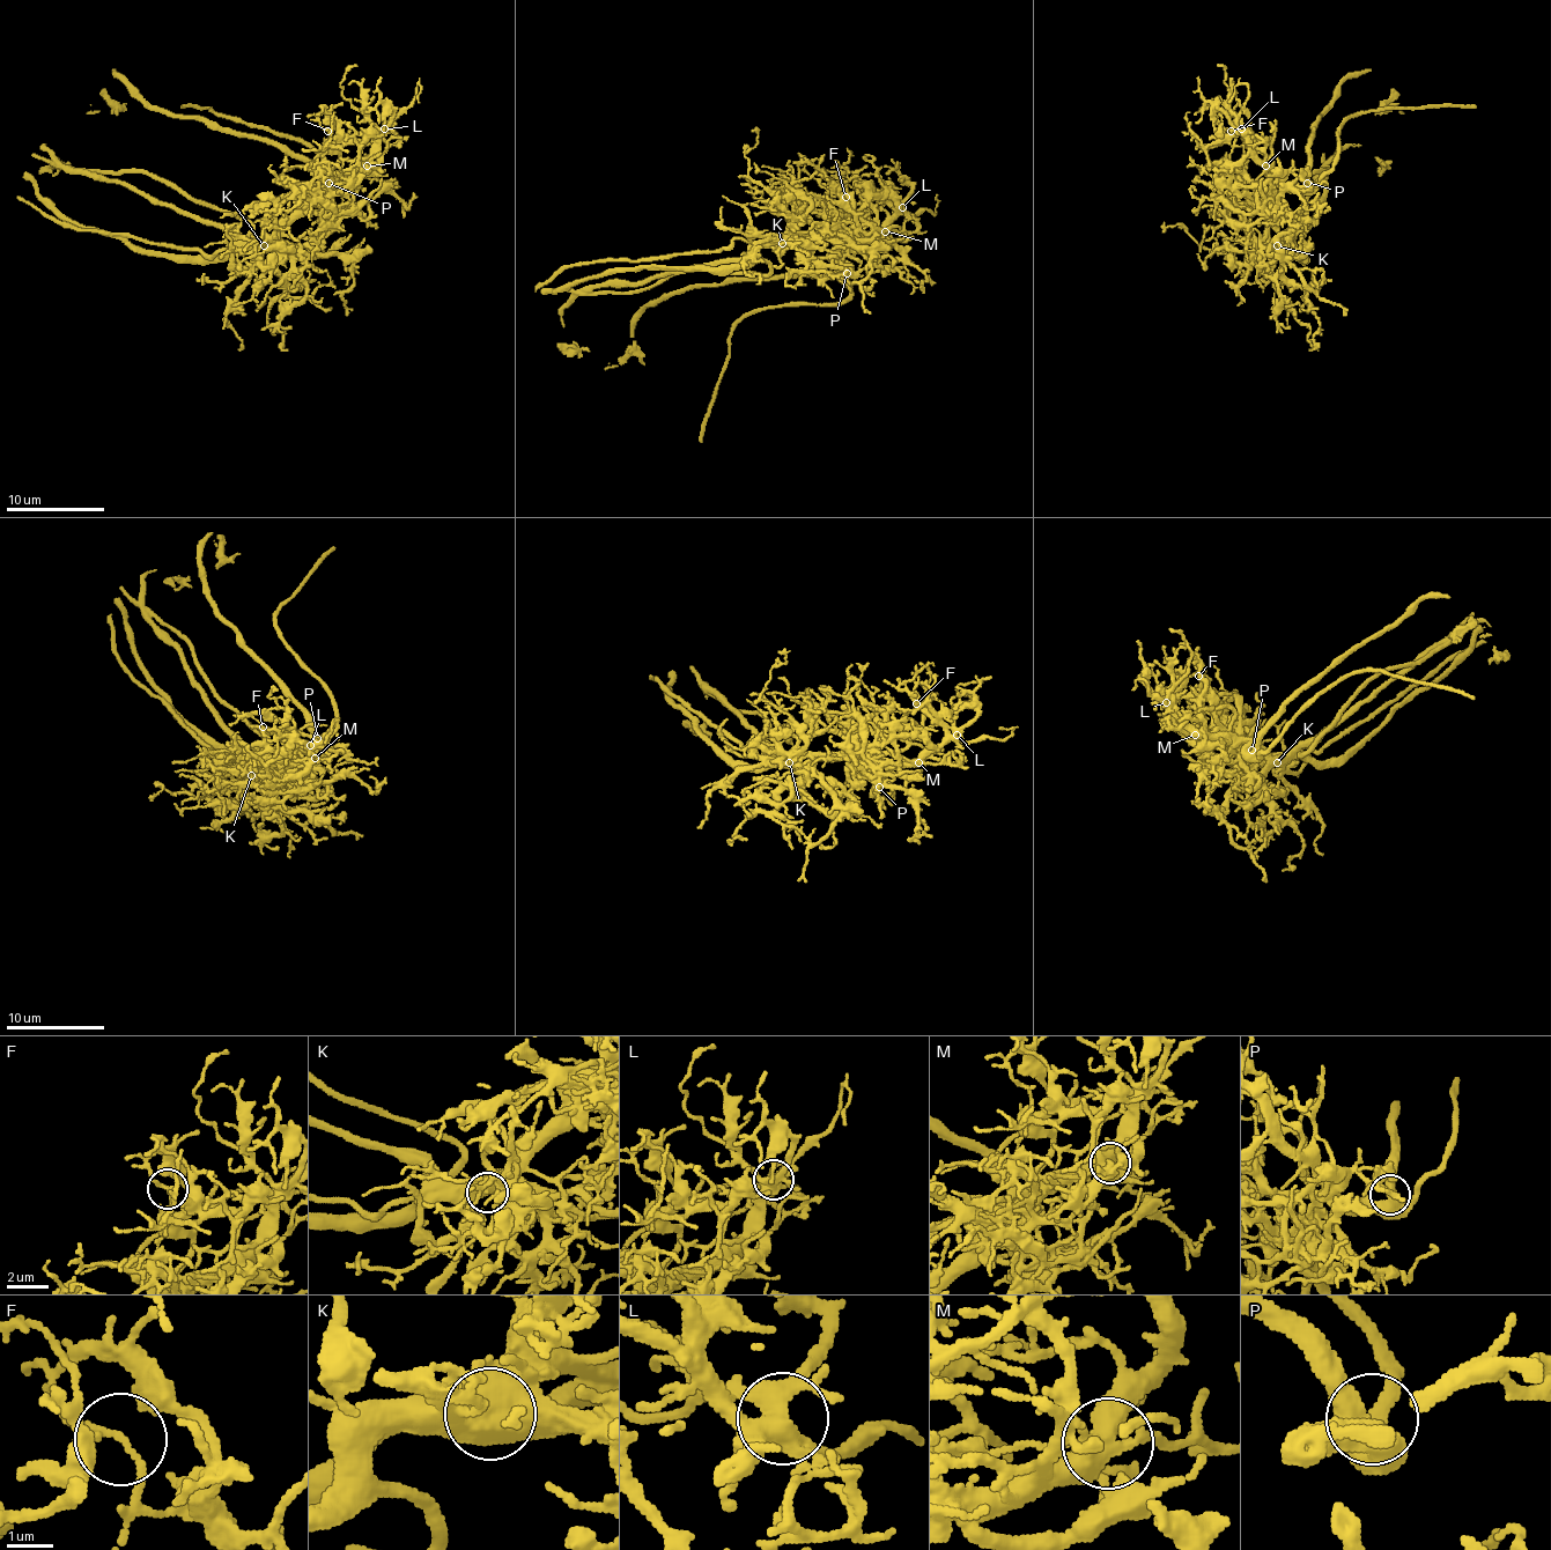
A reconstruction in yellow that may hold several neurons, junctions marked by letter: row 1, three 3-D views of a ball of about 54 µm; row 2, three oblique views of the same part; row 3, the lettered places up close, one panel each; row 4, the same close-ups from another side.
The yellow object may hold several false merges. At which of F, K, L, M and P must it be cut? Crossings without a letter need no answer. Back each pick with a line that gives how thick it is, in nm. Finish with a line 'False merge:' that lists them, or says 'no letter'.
F: calibre 140 nm
K: calibre 650 nm
M: calibre 440 nm
False merge: F, K, M

